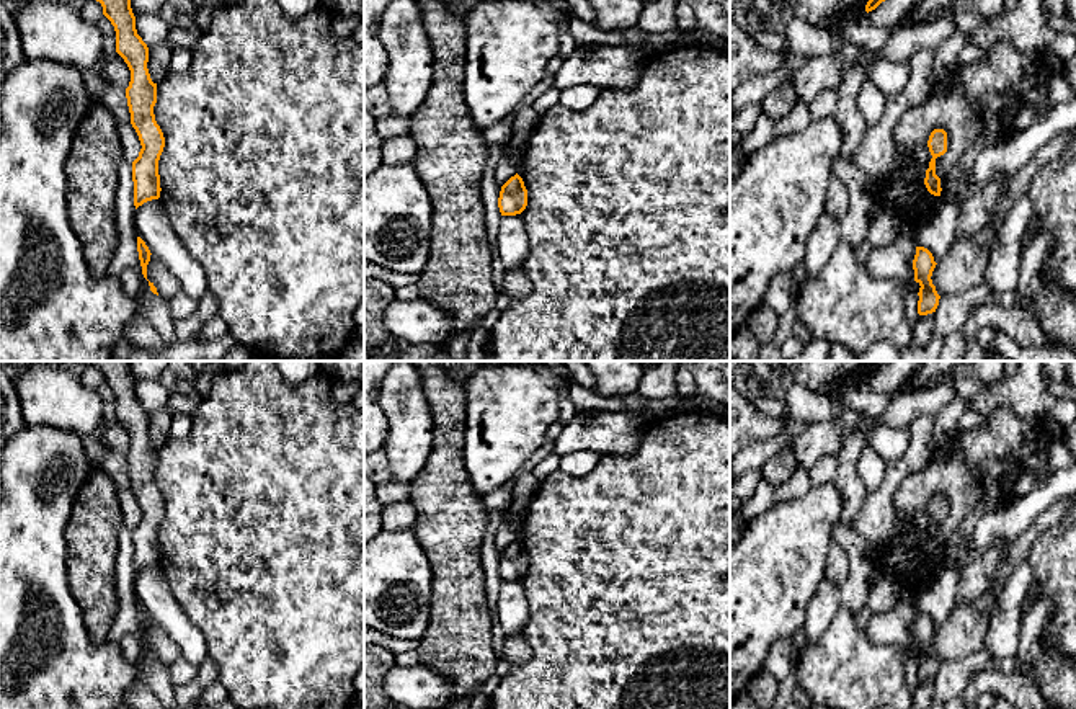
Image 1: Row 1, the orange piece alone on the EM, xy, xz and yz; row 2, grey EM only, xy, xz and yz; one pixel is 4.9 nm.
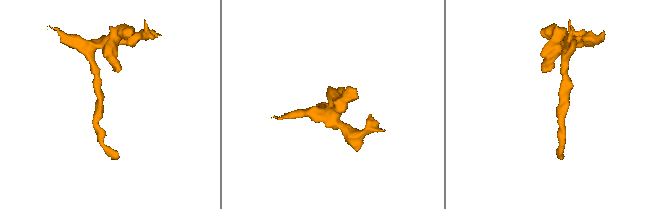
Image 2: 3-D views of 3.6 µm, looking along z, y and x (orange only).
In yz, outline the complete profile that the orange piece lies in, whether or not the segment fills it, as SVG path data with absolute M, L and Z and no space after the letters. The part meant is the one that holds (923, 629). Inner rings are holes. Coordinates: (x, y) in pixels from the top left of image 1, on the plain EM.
M916 613L916 621L913 626L913 635L914 635L914 647L921 652L919 653L919 667L918 667L918 680L927 681L936 678L939 671L940 662L936 657L936 652L932 650L932 637L936 634L936 627L932 619L924 613Z

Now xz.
M516 539L511 542L500 557L498 573L501 582L521 580L527 572L527 555L522 544Z

